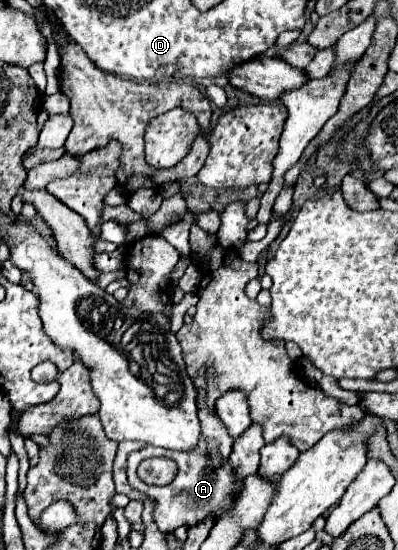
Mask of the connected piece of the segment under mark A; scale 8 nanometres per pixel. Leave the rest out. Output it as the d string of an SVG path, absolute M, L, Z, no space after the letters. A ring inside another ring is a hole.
M202 406L198 410L198 416L200 416L200 422L202 422L202 438L200 438L200 444L194 450L176 452L176 450L146 446L138 452L132 452L130 458L128 458L128 482L136 490L140 490L140 492L144 492L144 494L148 494L150 498L156 500L154 520L164 534L174 532L182 524L188 526L188 528L194 526L194 524L200 524L210 514L214 514L218 518L224 510L230 508L234 496L242 490L242 482L234 484L232 466L228 464L228 454L232 450L232 438L228 436L224 424L216 416L216 412L208 410L206 406ZM148 458L170 458L170 460L174 460L176 466L178 466L174 480L170 484L164 484L164 486L148 486L146 482L142 482L136 468L140 466L140 462L144 462Z

